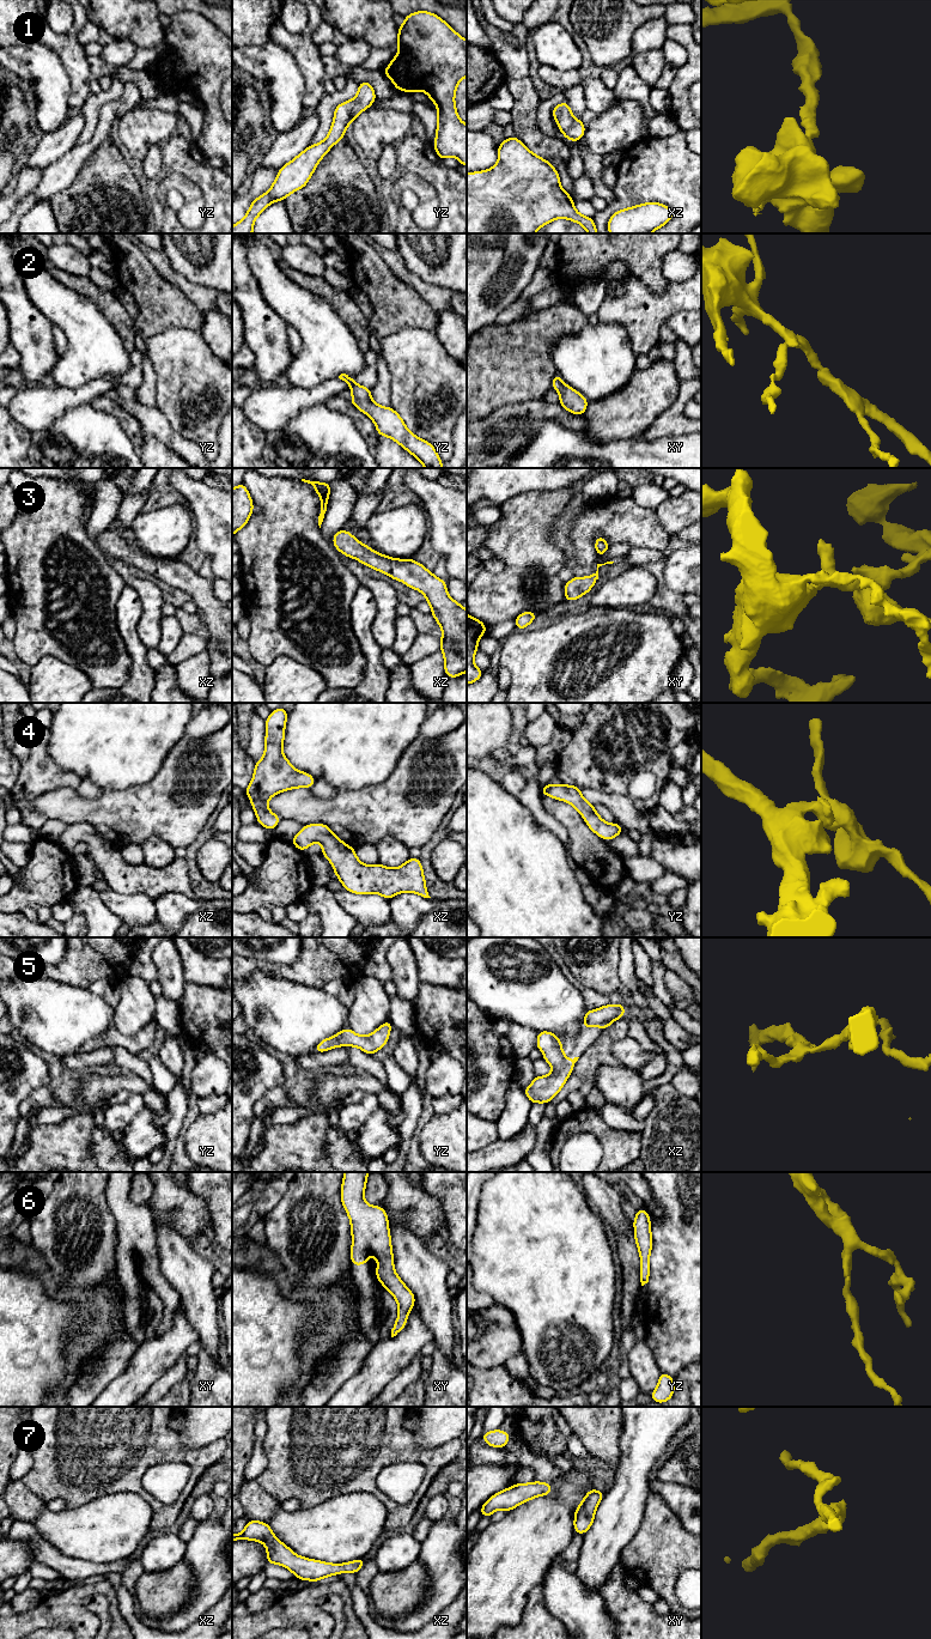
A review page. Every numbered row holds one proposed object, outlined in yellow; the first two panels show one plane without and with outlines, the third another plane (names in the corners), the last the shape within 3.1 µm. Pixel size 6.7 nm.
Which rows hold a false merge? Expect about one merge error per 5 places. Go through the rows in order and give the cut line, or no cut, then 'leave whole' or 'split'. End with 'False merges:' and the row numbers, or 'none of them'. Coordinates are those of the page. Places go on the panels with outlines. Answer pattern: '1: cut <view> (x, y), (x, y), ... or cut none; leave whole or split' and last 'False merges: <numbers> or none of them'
1: cut none; leave whole
2: cut none; leave whole
3: cut none; leave whole
4: cut none; leave whole
5: cut none; leave whole
6: cut none; leave whole
7: cut none; leave whole
False merges: none of them

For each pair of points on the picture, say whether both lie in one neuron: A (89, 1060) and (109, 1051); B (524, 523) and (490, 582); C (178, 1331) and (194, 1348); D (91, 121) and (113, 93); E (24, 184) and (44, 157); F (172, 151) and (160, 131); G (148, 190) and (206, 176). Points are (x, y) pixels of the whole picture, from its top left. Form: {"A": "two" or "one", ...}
{"A": "one", "B": "one", "C": "two", "D": "one", "E": "two", "F": "two", "G": "one"}

